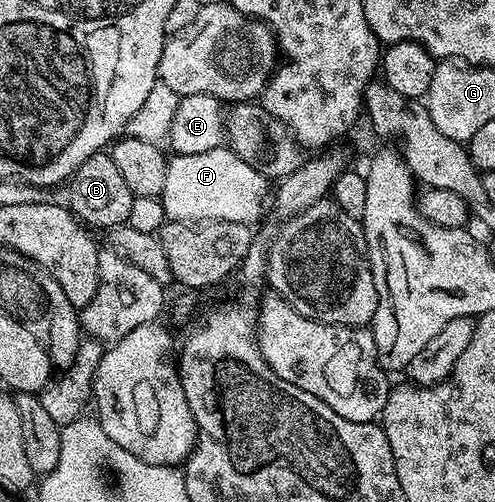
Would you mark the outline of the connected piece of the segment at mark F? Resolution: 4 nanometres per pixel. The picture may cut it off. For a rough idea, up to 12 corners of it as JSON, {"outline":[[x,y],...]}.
{"outline":[[227,146],[173,154],[168,219],[256,225],[269,180]]}

